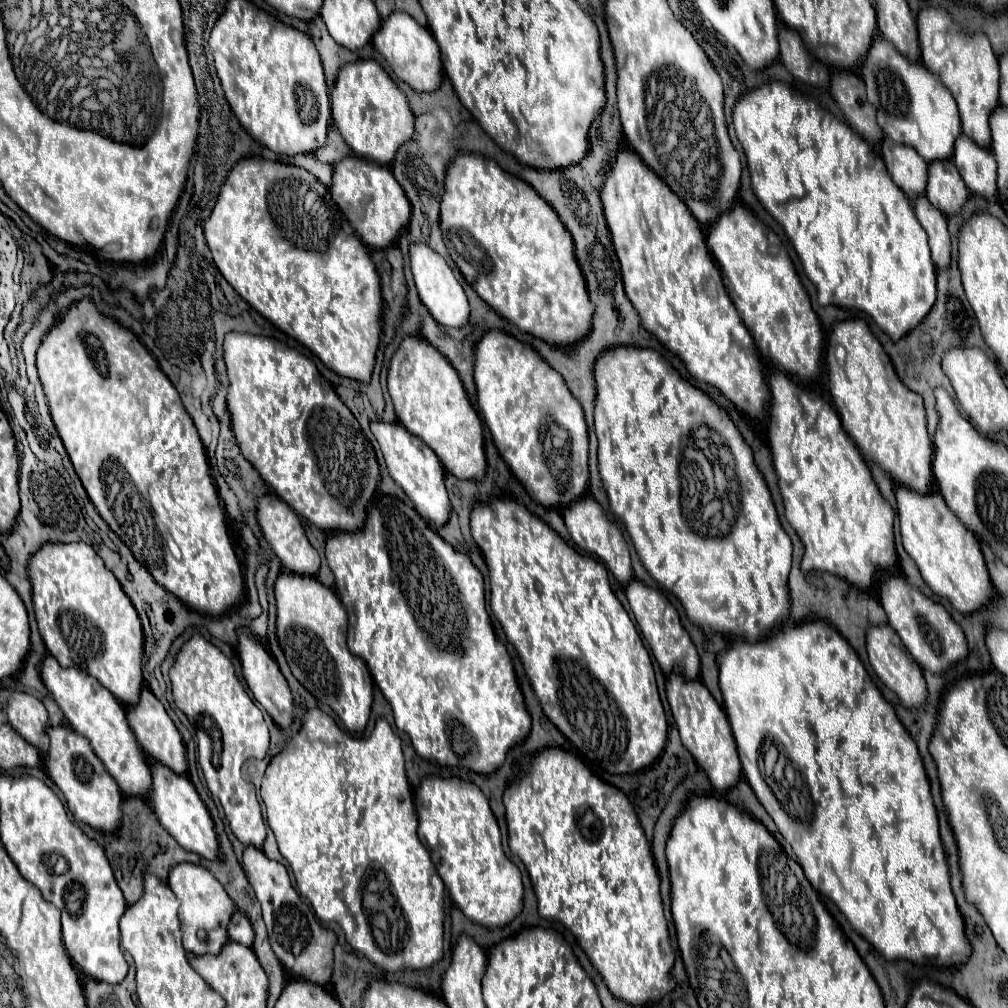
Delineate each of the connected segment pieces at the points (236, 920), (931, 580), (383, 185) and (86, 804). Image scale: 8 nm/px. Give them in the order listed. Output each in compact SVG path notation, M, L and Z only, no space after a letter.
M237 911L231 917L231 923L229 923L227 929L229 929L227 931L229 933L229 941L235 941L235 943L251 947L251 943L253 943L253 927L251 927L251 923L247 921L247 917L243 913Z
M897 485L895 499L901 521L903 547L917 563L931 591L939 597L949 599L951 605L961 613L973 613L983 607L993 597L993 585L975 533L967 531L959 517L951 513L941 495L923 495Z
M351 155L343 161L335 163L331 197L351 223L351 227L359 233L365 245L385 249L395 243L399 231L407 225L411 217L411 205L401 189L401 185L391 177L391 169L387 165L367 161L363 157Z
M67 725L47 727L47 737L49 737L49 749L43 757L43 763L53 783L65 795L65 801L73 817L99 831L105 831L105 833L115 831L121 825L123 795L119 785L115 785L115 779L107 773L105 765L99 761L99 757L91 749L91 743L85 737L79 737Z

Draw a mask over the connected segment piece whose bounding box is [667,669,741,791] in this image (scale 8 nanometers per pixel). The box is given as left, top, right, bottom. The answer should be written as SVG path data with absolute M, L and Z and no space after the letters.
M675 669L675 673L671 673L667 679L667 701L671 705L683 745L695 757L697 765L709 775L711 785L717 791L731 789L741 777L741 761L725 711L699 679L687 681L679 669Z

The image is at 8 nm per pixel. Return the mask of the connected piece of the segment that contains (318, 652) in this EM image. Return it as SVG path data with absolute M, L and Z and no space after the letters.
M281 573L275 581L275 603L277 603L277 639L285 653L285 659L295 679L321 703L329 705L349 731L363 731L369 719L373 703L373 677L363 659L355 657L347 647L347 611L333 589L321 585L311 575Z

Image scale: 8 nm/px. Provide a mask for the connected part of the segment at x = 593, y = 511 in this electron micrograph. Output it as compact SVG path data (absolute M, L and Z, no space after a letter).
M585 495L579 501L573 501L569 507L565 507L563 517L565 517L567 531L569 531L569 535L571 535L571 539L575 541L577 547L581 547L587 553L593 553L615 575L615 579L621 585L627 585L633 579L629 549L627 549L623 531L621 531L619 525L609 521L609 517L605 515L603 507L591 495Z

